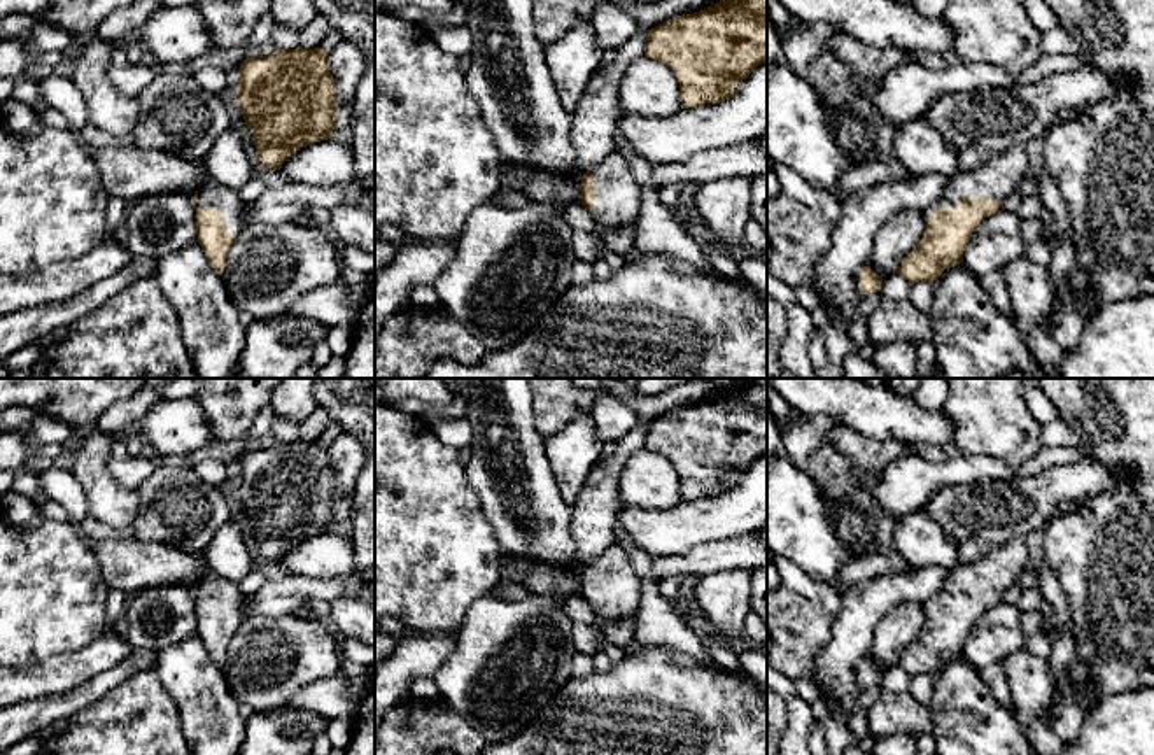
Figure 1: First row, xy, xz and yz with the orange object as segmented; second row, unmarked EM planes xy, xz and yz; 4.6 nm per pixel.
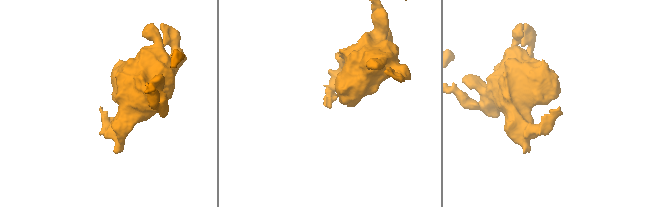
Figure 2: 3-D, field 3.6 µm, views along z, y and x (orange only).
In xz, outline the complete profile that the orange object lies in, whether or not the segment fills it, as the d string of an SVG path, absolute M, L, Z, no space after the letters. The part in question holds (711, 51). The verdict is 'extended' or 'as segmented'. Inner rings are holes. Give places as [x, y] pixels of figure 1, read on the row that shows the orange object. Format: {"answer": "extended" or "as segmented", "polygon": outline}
{"answer": "as segmented", "polygon": "M720 0L651 28L644 56L672 70L683 109L720 103L767 61L767 0Z"}

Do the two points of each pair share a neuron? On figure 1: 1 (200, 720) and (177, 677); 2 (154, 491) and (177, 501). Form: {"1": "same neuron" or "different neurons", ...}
{"1": "same neuron", "2": "same neuron"}

